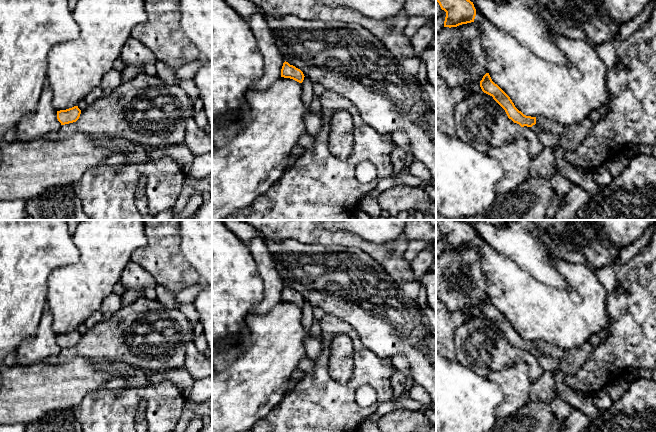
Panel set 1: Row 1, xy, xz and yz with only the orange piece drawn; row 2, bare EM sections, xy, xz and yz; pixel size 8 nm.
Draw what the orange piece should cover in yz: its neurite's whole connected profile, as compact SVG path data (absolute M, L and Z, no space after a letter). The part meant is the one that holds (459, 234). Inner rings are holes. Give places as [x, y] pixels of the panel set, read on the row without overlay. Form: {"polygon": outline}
{"polygon": "M436 220L442 234L446 236L444 251L457 251L474 246L476 233L465 220Z"}

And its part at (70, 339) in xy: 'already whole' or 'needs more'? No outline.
already whole

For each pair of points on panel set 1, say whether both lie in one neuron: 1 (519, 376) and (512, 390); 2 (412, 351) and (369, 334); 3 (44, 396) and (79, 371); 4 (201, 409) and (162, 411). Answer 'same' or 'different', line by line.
1: same
2: same
3: same
4: different

